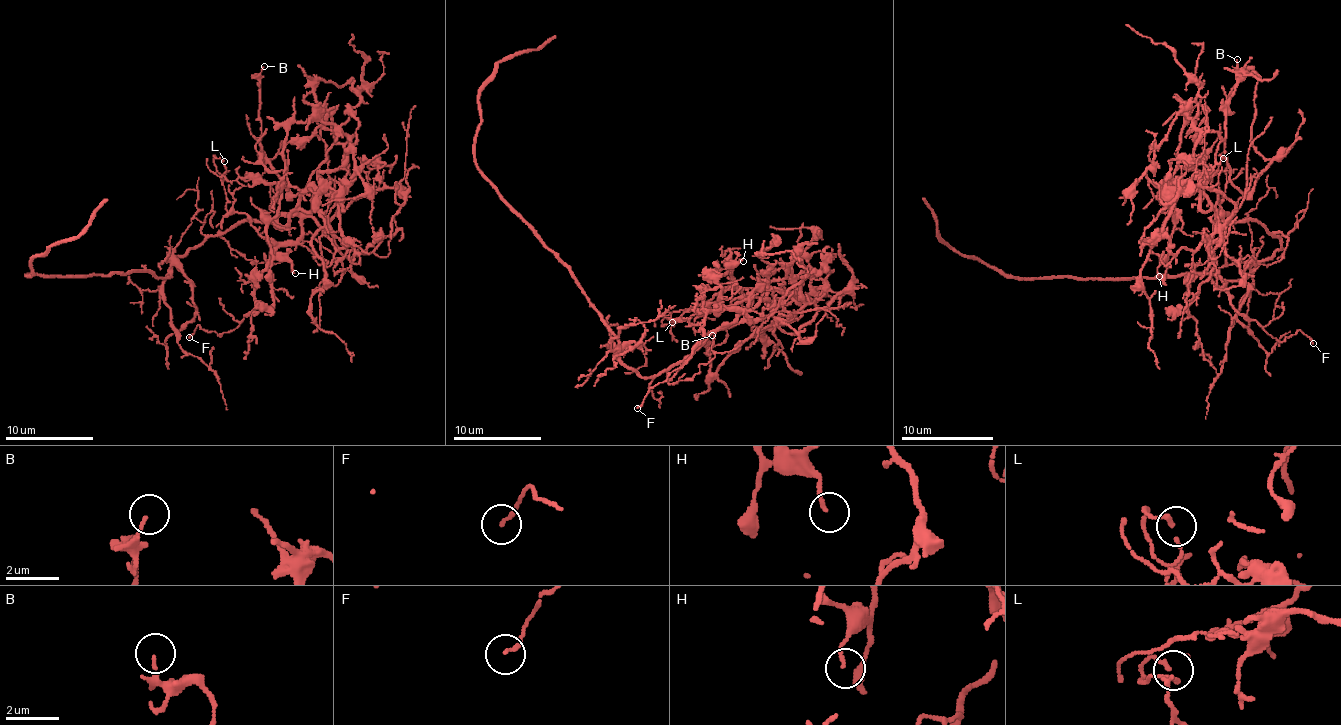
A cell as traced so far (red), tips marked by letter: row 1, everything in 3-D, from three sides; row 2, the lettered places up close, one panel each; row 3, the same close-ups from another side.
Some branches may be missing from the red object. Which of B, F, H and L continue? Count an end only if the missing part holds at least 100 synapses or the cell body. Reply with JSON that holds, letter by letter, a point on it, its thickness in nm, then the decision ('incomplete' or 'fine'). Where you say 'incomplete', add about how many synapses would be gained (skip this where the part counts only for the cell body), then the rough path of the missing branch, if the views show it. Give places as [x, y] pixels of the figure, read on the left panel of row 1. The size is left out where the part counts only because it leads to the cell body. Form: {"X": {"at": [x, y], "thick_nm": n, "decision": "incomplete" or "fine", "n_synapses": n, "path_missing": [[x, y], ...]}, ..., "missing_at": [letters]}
{"B": {"at": [264, 66], "thick_nm": 80, "decision": "fine"}, "F": {"at": [189, 337], "thick_nm": 130, "decision": "fine"}, "H": {"at": [295, 273], "thick_nm": 130, "decision": "fine"}, "L": {"at": [224, 161], "thick_nm": 150, "decision": "fine"}, "missing_at": []}

